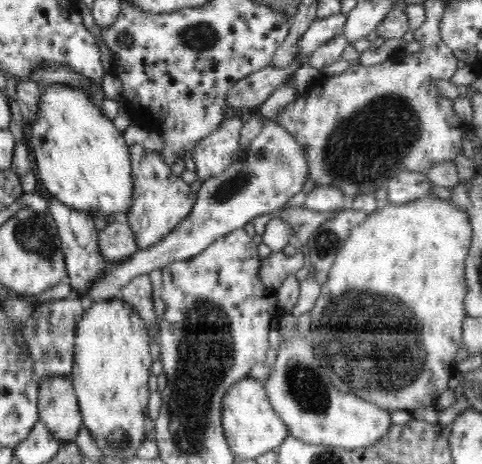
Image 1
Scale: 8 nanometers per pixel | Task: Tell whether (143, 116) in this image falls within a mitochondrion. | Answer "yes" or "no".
no

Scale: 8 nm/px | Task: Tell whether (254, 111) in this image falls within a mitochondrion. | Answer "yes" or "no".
no

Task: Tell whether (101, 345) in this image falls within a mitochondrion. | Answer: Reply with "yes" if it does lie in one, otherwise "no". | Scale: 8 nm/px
no

